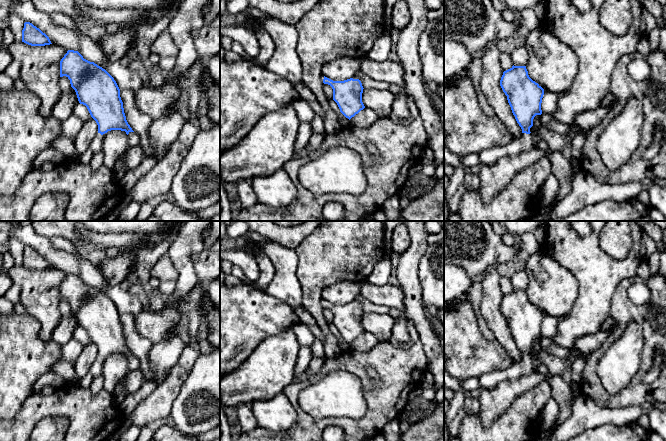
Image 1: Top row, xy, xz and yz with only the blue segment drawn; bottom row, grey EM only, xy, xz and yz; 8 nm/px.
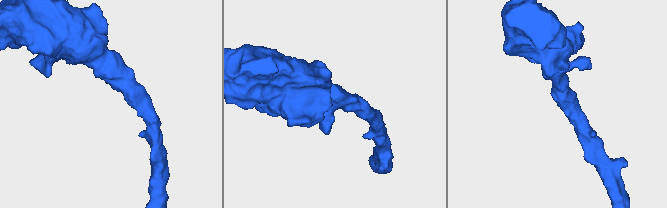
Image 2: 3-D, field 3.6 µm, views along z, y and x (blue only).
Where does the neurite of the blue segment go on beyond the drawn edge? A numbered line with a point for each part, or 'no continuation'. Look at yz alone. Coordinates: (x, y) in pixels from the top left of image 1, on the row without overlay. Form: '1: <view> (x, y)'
1: yz (488, 381)

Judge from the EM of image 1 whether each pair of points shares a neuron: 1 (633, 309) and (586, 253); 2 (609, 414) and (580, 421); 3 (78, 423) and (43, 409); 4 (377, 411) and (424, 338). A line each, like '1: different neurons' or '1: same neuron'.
1: different neurons
2: same neuron
3: same neuron
4: different neurons

